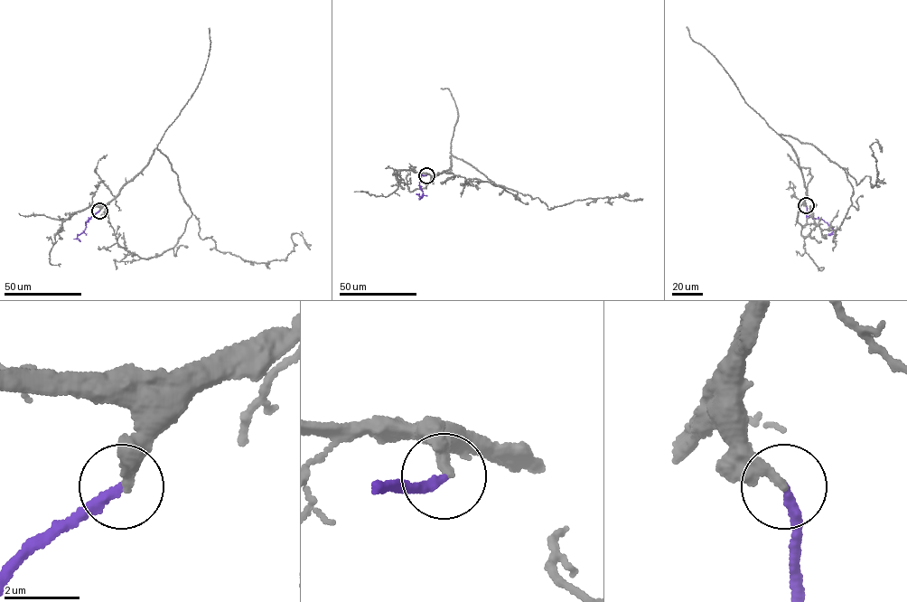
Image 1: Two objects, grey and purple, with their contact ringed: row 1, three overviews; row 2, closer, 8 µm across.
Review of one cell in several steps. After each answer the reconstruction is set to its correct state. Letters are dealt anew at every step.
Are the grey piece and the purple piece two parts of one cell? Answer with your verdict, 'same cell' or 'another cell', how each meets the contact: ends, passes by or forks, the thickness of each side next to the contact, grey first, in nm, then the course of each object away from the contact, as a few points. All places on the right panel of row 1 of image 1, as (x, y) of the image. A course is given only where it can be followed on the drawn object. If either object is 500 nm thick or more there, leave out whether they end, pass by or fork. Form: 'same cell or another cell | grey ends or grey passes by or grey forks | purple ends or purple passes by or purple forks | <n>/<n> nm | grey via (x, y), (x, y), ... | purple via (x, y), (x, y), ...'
same cell | grey ends | purple ends | 320/240 nm | grey via (806, 206), (799, 160), (780, 134), (812, 145), (856, 185), (865, 176), (876, 183), (871, 145), (882, 152) | purple via (806, 206), (807, 216), (821, 219), (831, 226), (833, 231), (828, 235)

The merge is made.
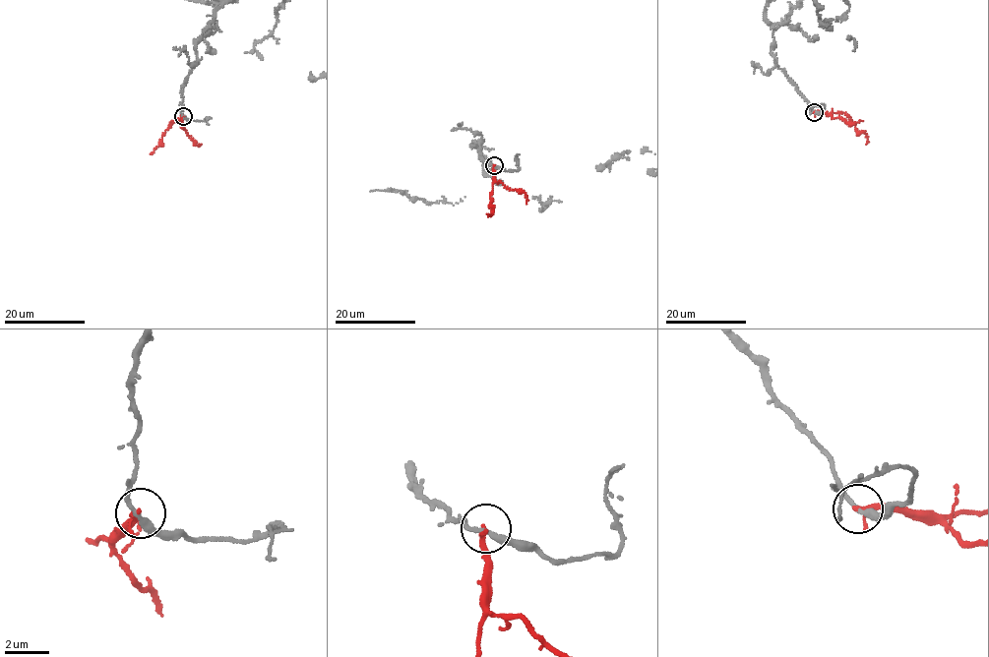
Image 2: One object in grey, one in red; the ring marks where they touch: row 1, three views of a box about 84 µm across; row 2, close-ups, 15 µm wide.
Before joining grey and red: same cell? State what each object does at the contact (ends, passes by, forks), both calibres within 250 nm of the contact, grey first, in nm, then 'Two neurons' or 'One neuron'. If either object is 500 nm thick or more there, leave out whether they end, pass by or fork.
At the ring grey passes by. At the ring red passes by. Thickness 240 nm (grey) against 180 nm. Two neurons

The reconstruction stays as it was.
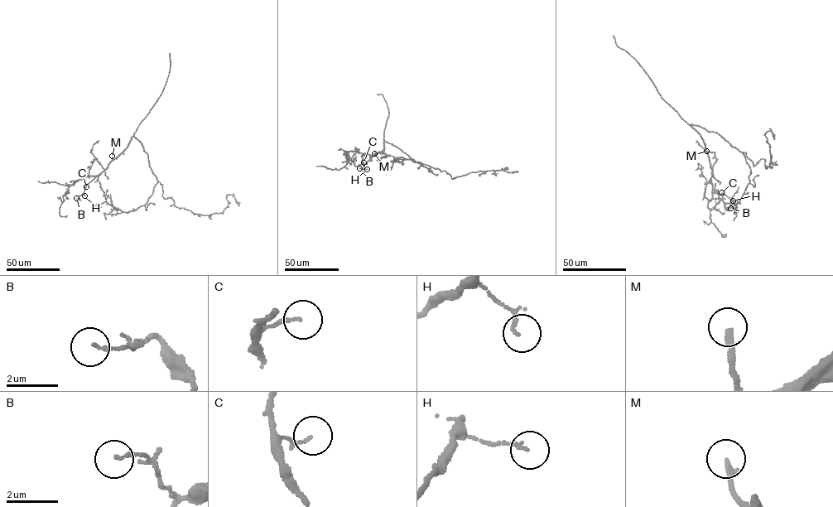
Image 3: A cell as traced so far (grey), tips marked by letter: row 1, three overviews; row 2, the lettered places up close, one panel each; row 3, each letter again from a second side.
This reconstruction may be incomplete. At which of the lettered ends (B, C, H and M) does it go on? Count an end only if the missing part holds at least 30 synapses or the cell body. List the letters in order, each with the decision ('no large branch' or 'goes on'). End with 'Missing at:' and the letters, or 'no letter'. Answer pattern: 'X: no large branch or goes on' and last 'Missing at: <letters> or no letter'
B: no large branch
C: no large branch
H: no large branch
M: goes on
Missing at: M

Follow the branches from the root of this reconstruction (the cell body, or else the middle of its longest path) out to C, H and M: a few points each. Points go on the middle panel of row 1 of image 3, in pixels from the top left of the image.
C: (409, 156), (384, 141), (382, 151), (373, 156), (363, 155), (363, 162)
H: (409, 156), (384, 141), (382, 151), (373, 156), (363, 155), (362, 164), (367, 169)
M: (409, 156), (384, 141), (384, 148), (374, 153)

